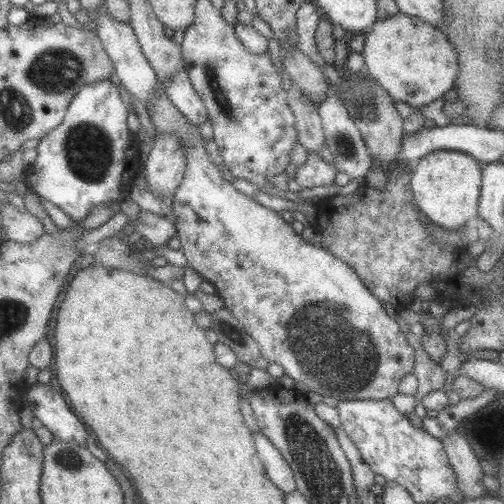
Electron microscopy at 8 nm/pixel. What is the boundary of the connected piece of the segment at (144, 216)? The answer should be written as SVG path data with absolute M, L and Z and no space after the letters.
M141 210L134 226L136 226L135 232L146 238L146 248L168 246L168 241L177 232L174 221L146 210Z

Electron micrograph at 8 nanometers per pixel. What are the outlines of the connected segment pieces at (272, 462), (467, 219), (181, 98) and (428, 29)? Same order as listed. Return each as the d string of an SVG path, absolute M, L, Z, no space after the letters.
M256 432L253 436L257 454L264 463L264 468L270 480L276 487L284 491L285 495L295 491L297 488L293 472L282 453L261 432Z
M441 149L414 163L411 177L413 198L419 210L439 228L458 230L474 223L479 213L483 170L464 152Z
M186 68L174 73L172 79L166 79L163 86L166 88L168 98L192 125L199 126L207 120L207 108L202 98L196 94L196 89L192 87Z
M398 12L377 20L365 35L364 50L360 52L364 68L396 102L406 102L414 108L423 107L451 94L458 78L458 54L441 29L418 17Z

